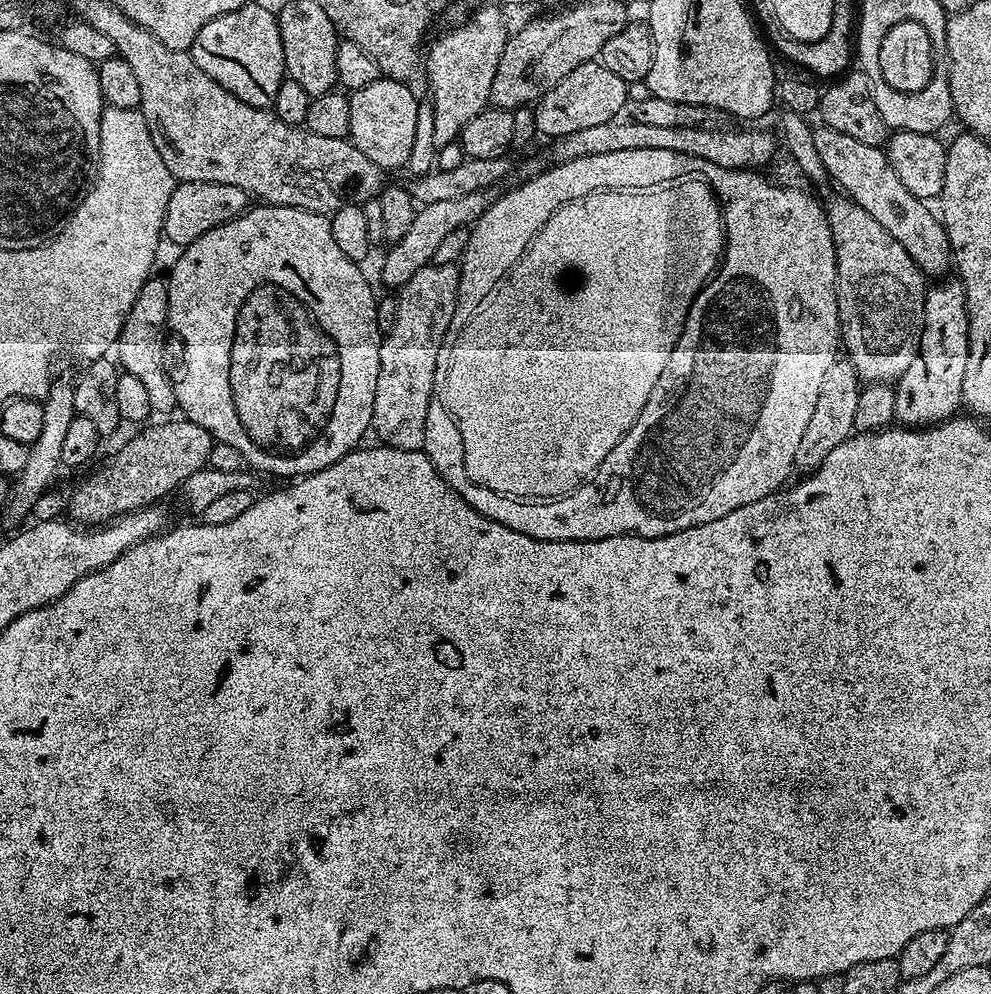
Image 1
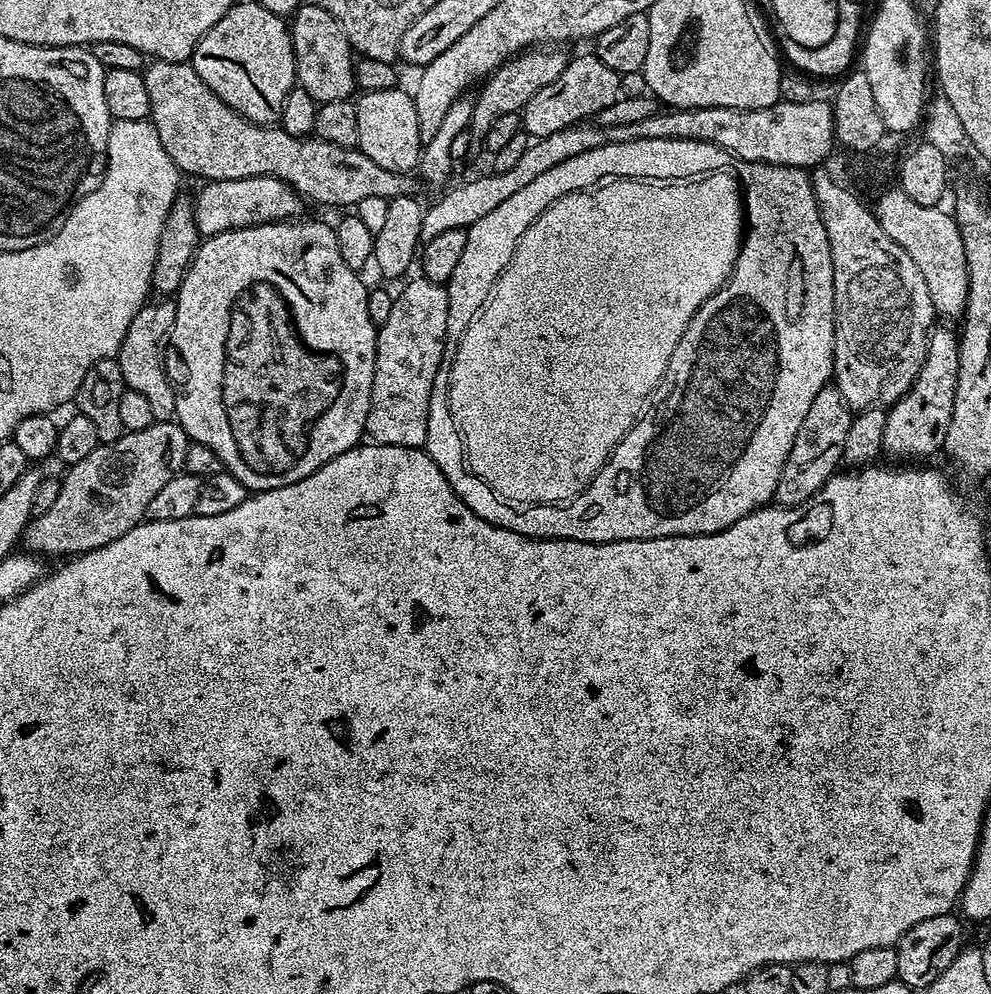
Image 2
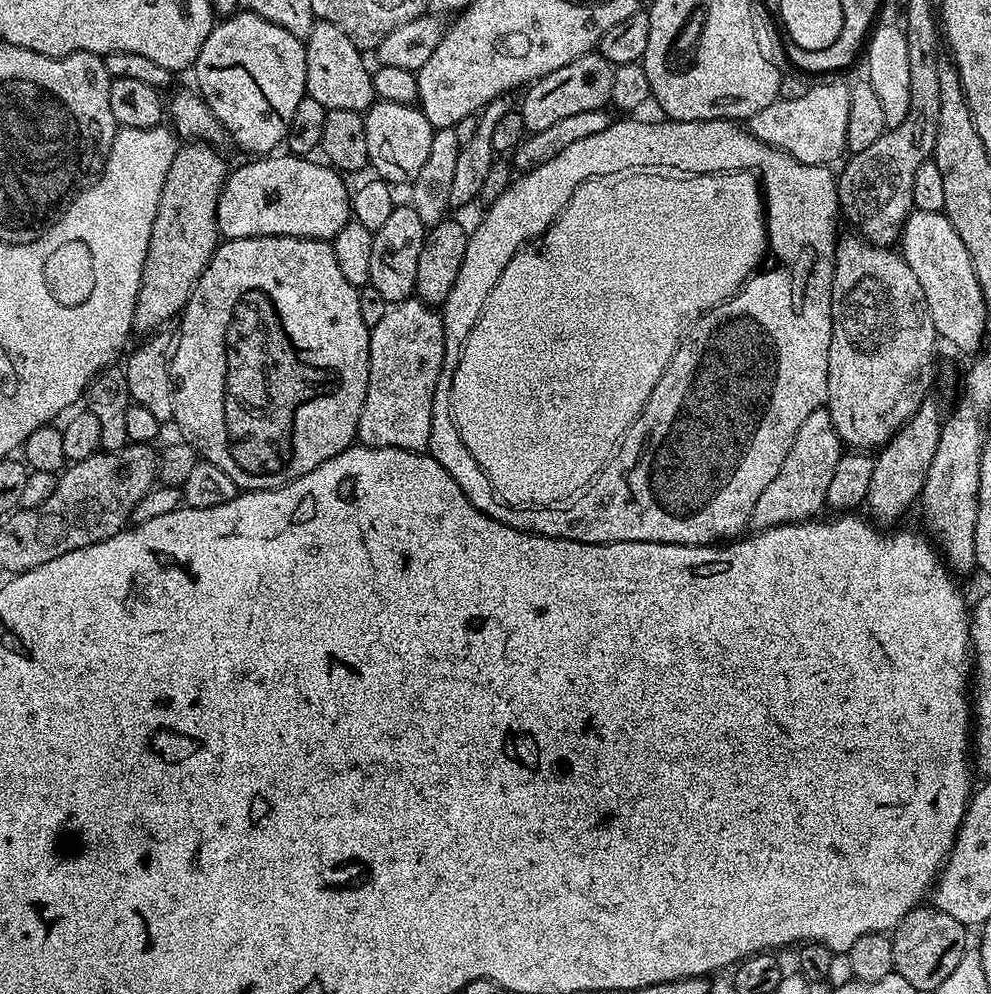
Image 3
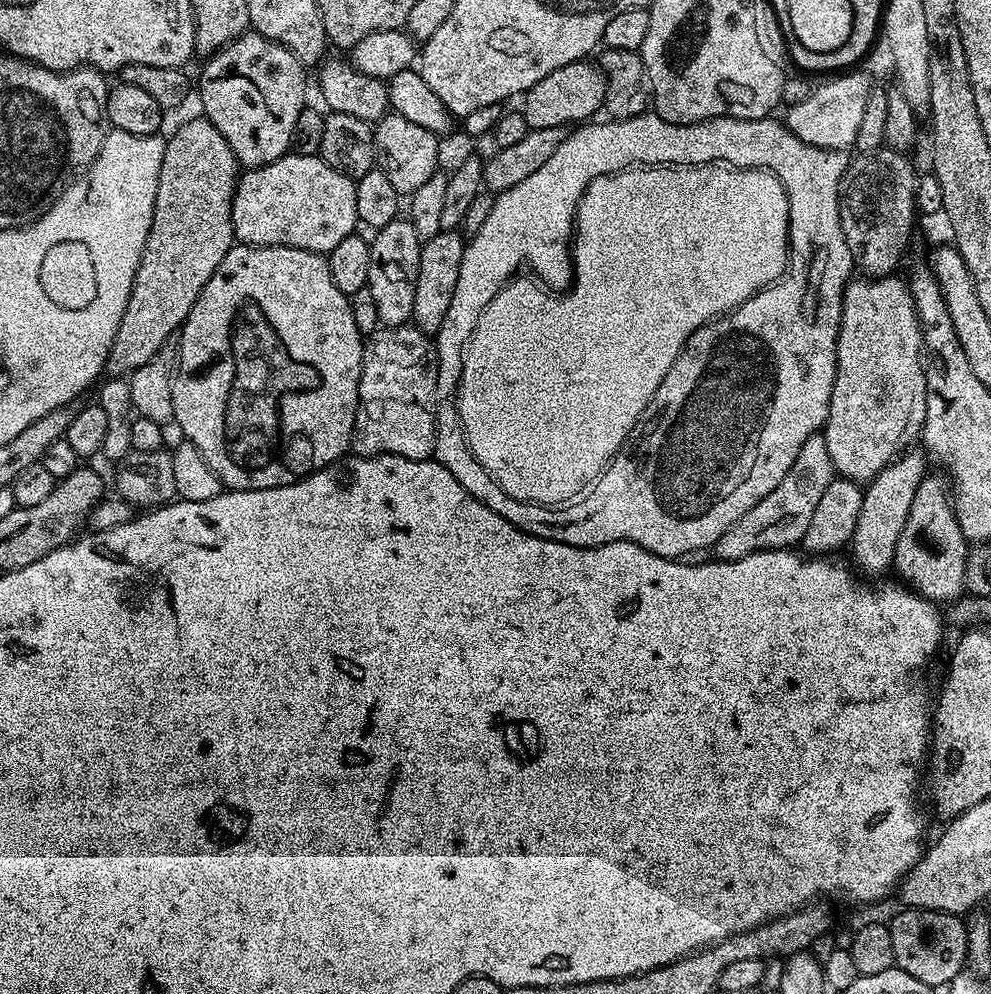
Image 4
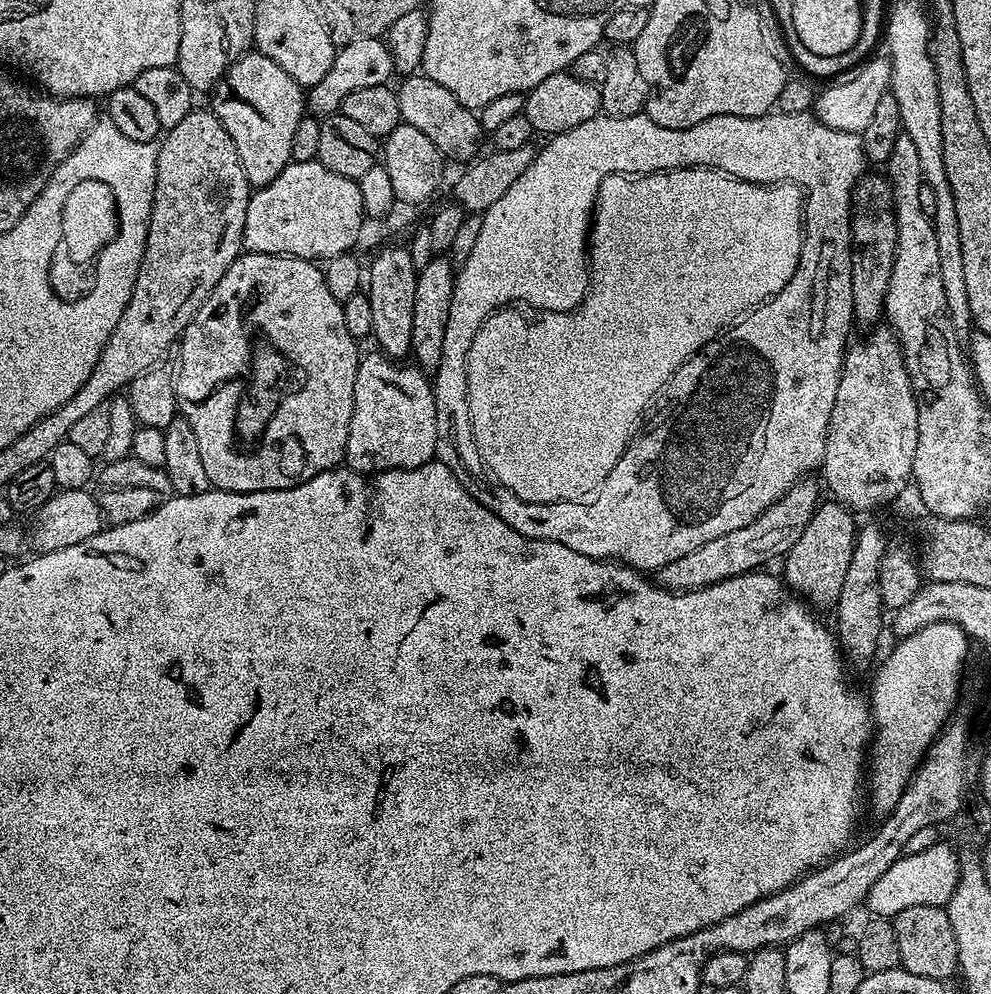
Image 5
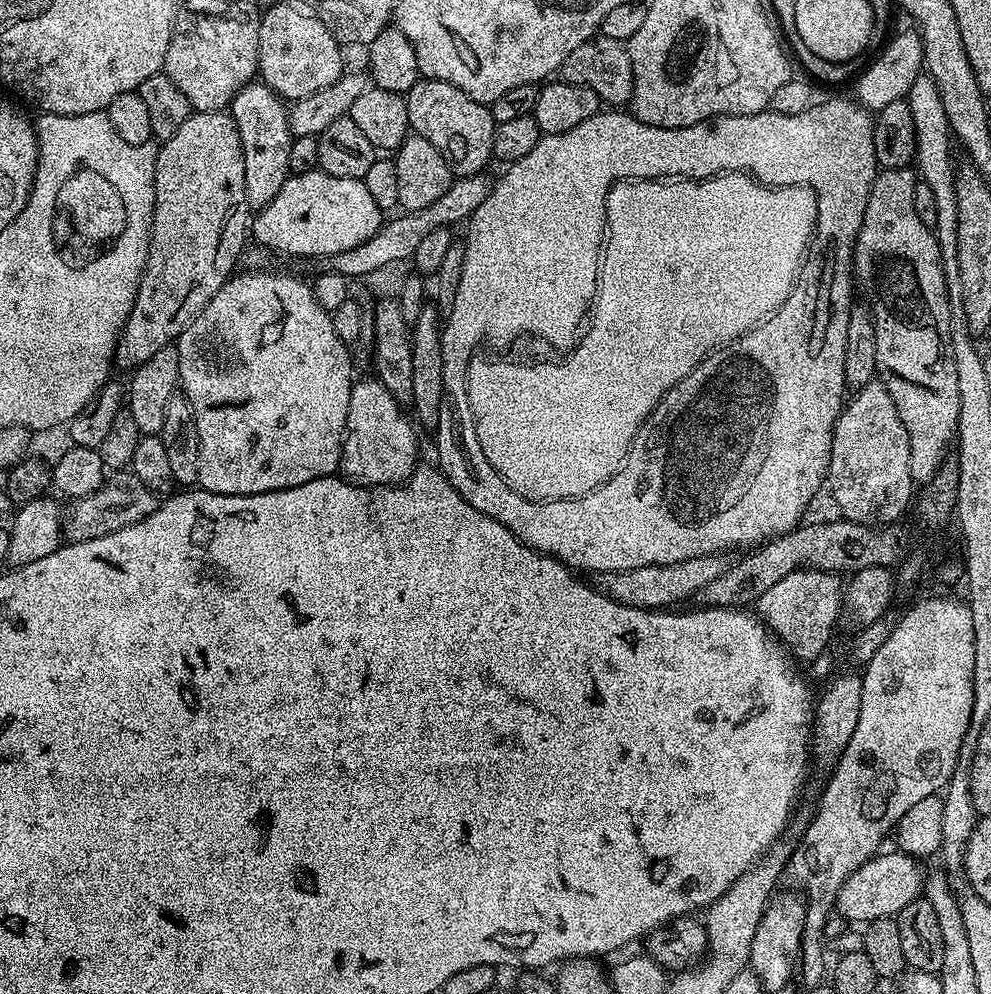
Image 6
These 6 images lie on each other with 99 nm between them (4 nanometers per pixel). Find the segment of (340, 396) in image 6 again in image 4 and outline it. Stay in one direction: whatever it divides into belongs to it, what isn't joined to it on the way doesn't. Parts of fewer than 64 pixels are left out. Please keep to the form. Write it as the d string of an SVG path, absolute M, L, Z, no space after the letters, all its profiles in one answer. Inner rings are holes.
M237 243L226 254L226 258L222 258L210 282L206 282L202 294L198 294L178 333L179 339L178 371L172 381L176 415L174 424L184 431L183 439L187 443L198 446L202 458L206 458L210 470L214 470L225 489L249 492L252 488L281 488L287 484L295 484L318 469L335 464L351 449L352 431L358 410L358 386L364 365L365 341L358 326L354 326L350 297L342 294L338 286L334 286L327 255L286 246L255 248L253 244Z

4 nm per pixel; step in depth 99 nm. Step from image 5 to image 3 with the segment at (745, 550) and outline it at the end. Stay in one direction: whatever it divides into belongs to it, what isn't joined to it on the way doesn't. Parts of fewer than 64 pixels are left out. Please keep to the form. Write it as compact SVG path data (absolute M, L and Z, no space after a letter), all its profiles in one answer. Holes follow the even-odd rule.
M822 406L802 422L798 434L794 434L794 446L790 446L782 470L778 470L778 478L774 478L774 482L762 490L758 502L754 502L751 527L756 530L777 528L819 517L828 503L826 490L830 490L830 477L834 475L834 466L838 466L841 455L842 445L834 430L834 422L827 407Z

